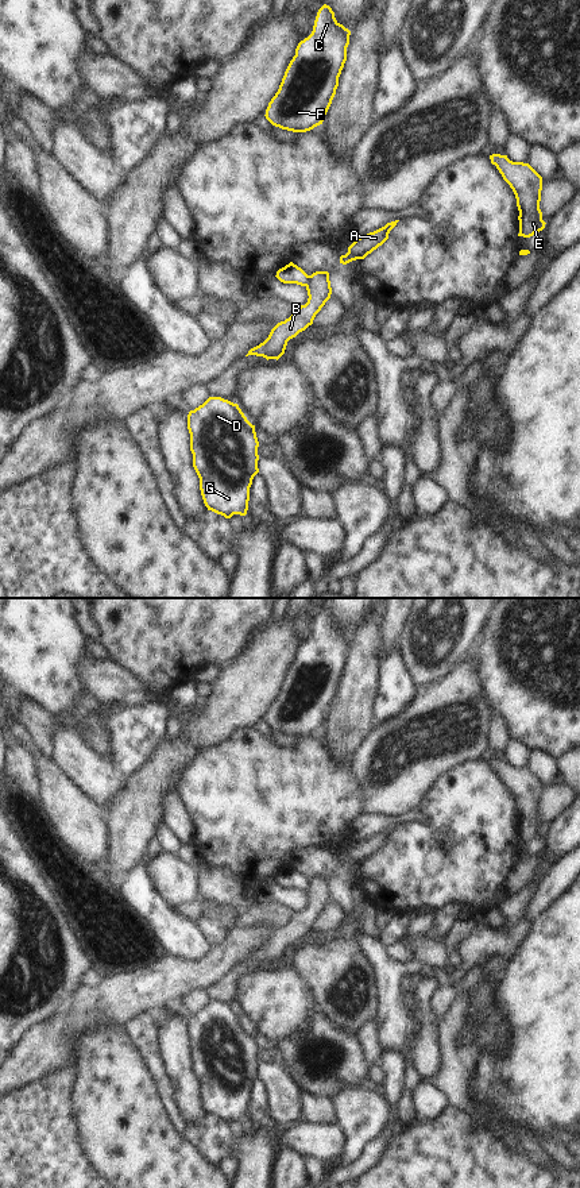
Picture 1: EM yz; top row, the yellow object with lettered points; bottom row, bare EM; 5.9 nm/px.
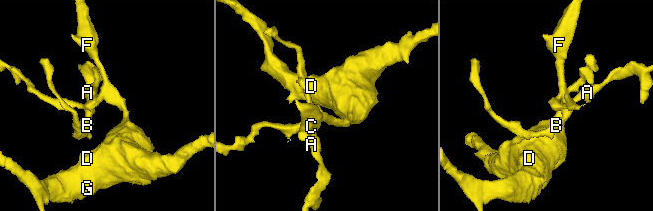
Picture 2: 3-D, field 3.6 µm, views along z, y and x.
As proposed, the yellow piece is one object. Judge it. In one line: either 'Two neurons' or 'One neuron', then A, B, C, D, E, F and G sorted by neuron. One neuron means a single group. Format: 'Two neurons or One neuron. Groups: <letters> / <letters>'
Two neurons. Groups: A B E / C D F G

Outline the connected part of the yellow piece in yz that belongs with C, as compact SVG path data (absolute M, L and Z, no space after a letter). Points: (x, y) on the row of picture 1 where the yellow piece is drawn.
M324 4L312 34L301 40L278 92L268 103L266 119L275 127L306 132L322 124L347 61L351 31Z

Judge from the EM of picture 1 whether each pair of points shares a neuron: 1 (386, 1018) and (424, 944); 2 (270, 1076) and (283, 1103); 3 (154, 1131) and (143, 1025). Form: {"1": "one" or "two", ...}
{"1": "two", "2": "one", "3": "two"}

